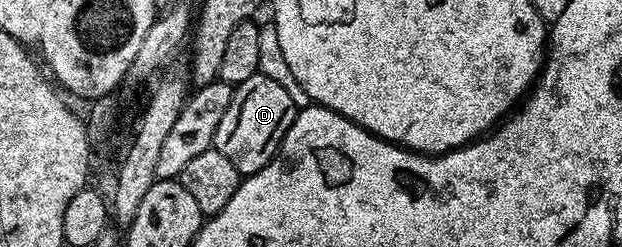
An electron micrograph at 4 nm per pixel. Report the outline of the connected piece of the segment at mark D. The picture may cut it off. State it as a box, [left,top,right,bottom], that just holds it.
[213,74,298,177]

